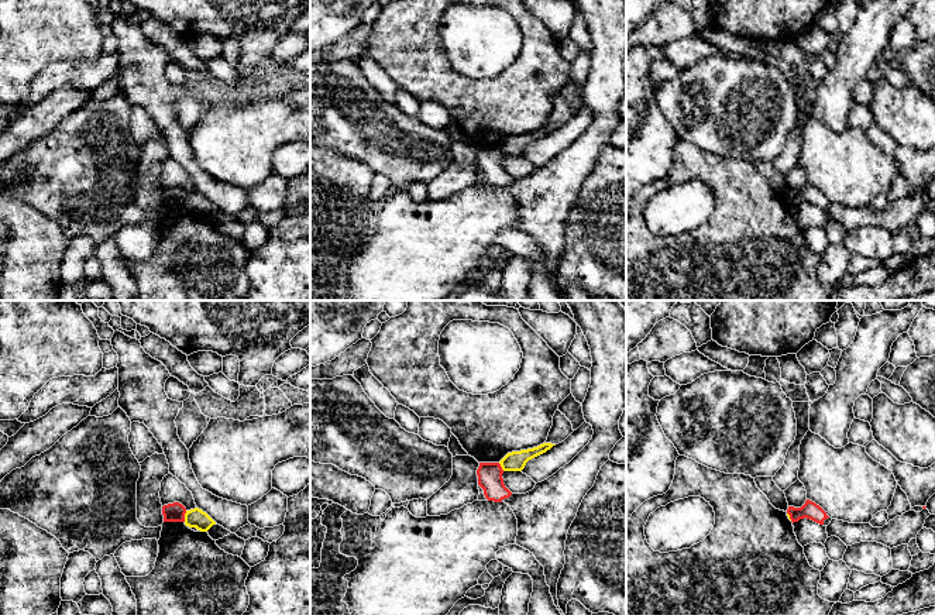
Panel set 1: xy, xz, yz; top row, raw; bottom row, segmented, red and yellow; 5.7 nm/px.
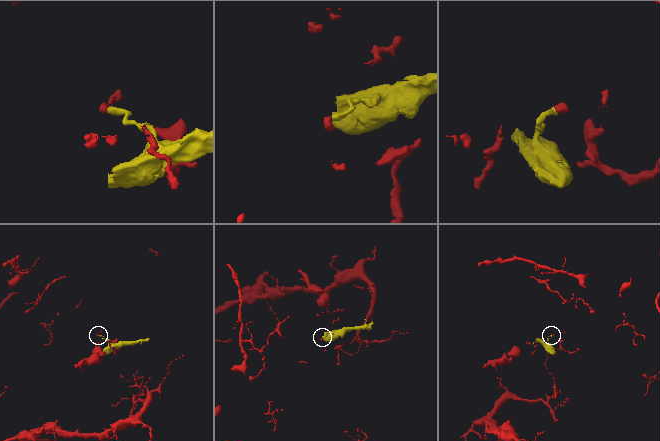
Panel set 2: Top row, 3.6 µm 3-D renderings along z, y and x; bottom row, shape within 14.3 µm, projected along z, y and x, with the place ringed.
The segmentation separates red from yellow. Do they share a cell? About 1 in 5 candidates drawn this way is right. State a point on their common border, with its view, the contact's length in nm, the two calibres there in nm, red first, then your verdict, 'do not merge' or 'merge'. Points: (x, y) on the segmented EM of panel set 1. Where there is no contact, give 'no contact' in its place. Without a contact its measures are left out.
xy (184, 516) | 70 nm | 110/110 nm | do not merge

